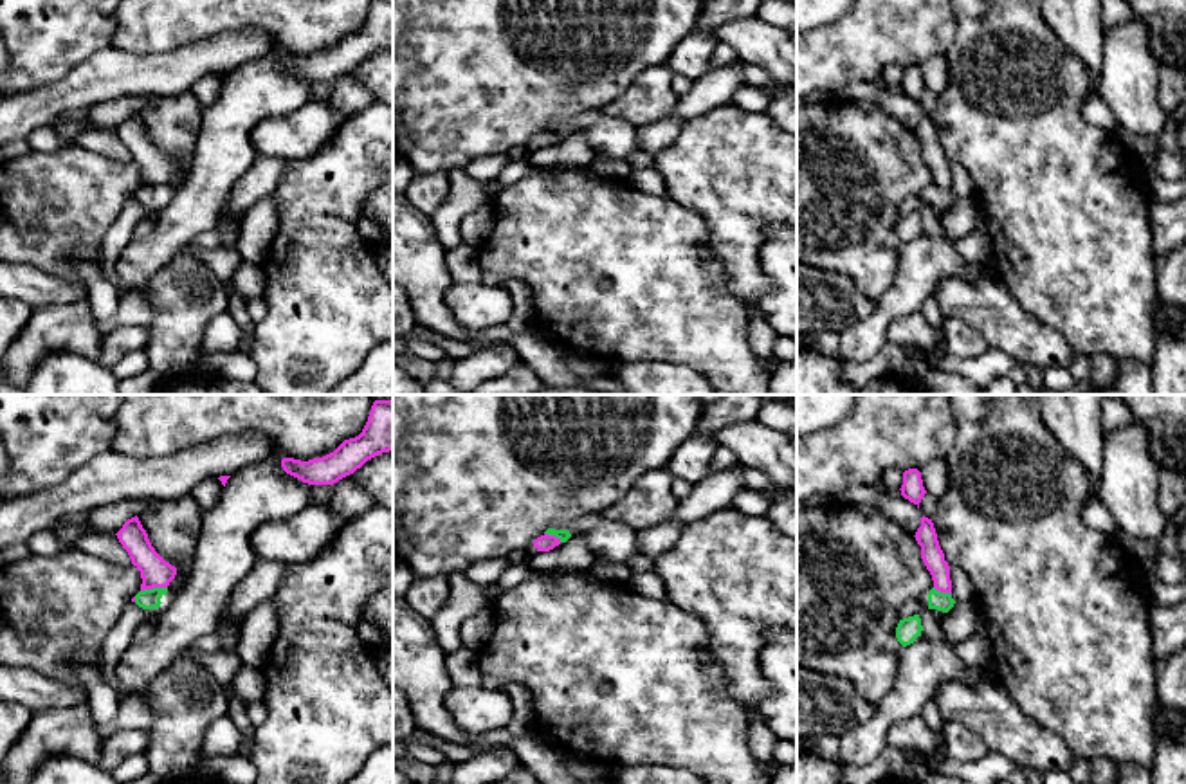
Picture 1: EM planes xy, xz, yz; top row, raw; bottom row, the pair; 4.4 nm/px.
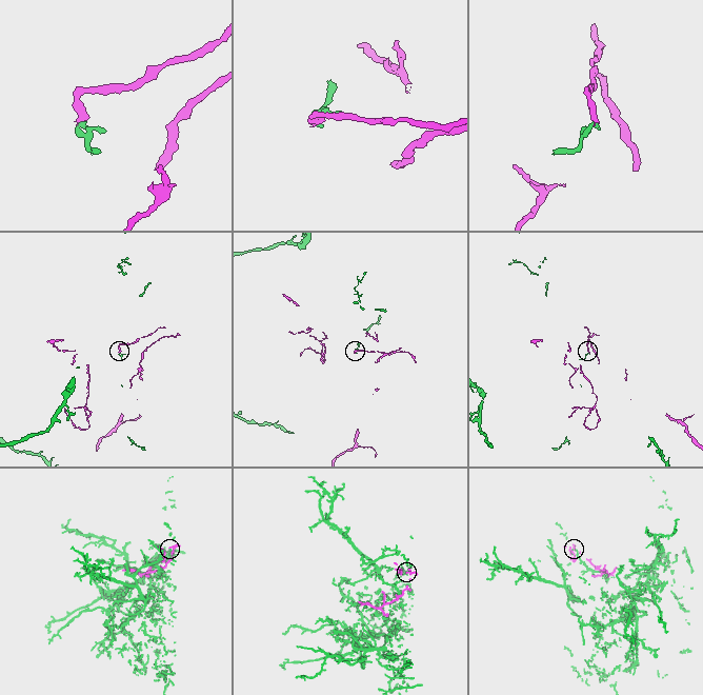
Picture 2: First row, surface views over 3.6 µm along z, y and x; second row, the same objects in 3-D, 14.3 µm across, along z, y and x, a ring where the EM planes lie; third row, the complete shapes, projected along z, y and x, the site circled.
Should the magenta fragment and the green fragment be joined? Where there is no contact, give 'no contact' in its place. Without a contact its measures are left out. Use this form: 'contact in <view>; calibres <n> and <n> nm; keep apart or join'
contact in xy; calibres 140 and 100 nm; keep apart

